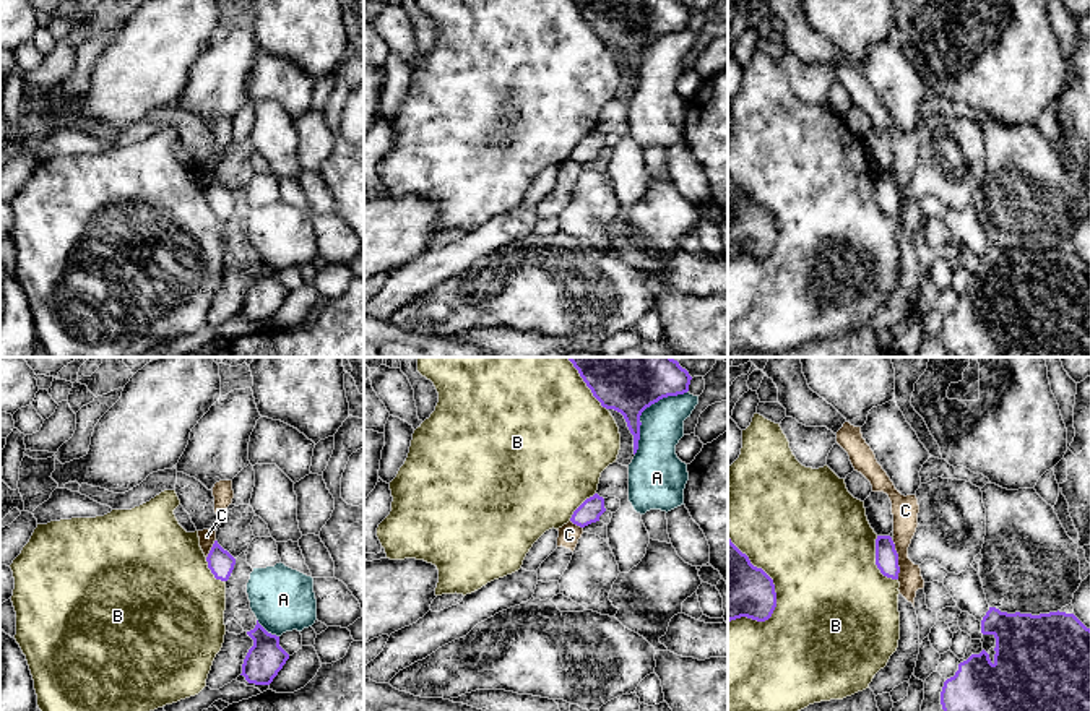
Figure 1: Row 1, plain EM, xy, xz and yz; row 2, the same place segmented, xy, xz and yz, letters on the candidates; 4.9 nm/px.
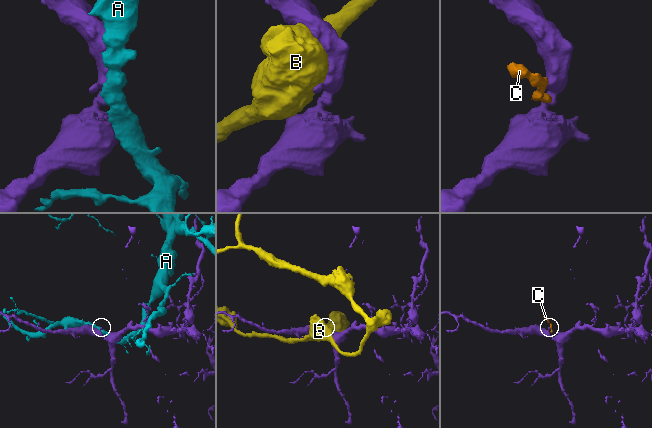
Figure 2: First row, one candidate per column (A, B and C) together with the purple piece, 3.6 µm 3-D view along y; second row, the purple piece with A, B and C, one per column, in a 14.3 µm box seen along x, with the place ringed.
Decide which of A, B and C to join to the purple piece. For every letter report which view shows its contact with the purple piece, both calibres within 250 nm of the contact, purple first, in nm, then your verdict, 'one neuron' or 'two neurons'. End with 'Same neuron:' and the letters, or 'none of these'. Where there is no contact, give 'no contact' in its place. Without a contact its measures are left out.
A: meets purple in xz; 260 nm thick on the purple side, 220 nm on the other; two neurons
B: meets purple in yz; 320 nm thick on the purple side, 500 nm on the other; two neurons
C: meets purple in yz; 110 nm thick on the purple side, 130 nm on the other; two neurons
Same neuron: none of these

